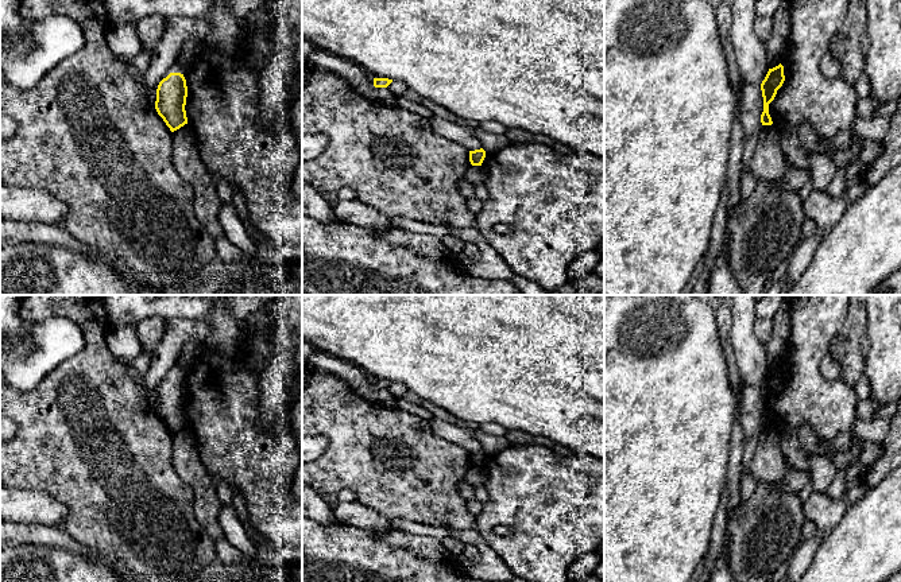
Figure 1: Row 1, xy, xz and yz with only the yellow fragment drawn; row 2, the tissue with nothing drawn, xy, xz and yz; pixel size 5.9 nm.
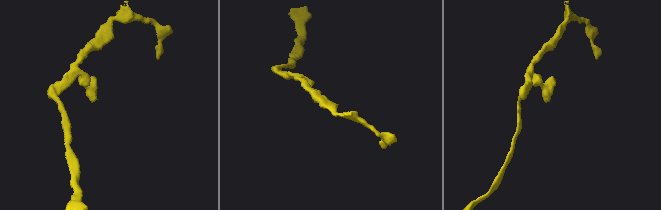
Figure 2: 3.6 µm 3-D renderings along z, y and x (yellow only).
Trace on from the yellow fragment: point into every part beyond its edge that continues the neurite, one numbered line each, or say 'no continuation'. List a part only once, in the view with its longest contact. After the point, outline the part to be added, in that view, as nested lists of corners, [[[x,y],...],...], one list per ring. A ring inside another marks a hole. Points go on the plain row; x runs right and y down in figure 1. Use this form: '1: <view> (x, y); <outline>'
1: xy (186, 460); [[[187,426],[171,435],[173,466],[179,478],[193,489],[193,509],[197,521],[214,540],[224,539],[224,532],[219,523],[223,505],[210,474],[202,463],[196,436]]]

